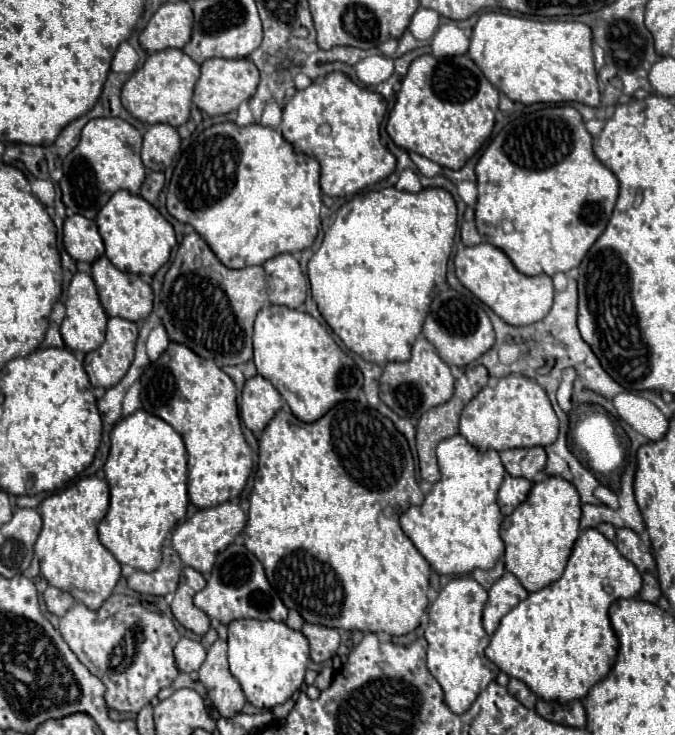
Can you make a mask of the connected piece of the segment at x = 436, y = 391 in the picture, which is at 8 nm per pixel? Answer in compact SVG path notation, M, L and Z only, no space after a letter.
M422 336L412 346L412 358L408 362L386 364L384 372L382 372L382 378L380 378L380 398L382 398L382 402L392 412L396 412L402 418L408 418L414 424L432 406L440 406L440 404L448 402L452 398L452 394L454 394L454 378L450 374L450 368L442 362L436 348Z

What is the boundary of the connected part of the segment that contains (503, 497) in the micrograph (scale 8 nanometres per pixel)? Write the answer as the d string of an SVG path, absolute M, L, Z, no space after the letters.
M506 474L506 476L504 476L504 484L502 484L500 492L498 492L498 506L500 506L500 510L502 510L506 516L512 514L514 508L520 506L520 504L526 500L530 488L532 488L532 482L530 482L530 480L526 480L526 478L516 478L516 476Z

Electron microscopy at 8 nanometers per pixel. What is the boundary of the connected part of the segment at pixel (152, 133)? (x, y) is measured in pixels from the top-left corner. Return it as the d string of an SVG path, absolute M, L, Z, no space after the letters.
M168 124L148 126L142 146L142 162L148 170L164 172L172 164L178 150L180 150L180 136L176 128Z

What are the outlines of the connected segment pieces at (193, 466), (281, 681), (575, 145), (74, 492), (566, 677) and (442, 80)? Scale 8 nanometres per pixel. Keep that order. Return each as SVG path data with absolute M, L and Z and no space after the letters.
M170 342L160 360L152 362L142 378L142 404L144 410L166 420L184 440L188 450L188 496L190 502L198 508L218 506L232 498L238 498L244 490L248 476L252 472L252 450L242 436L238 404L236 404L236 386L232 378L222 372L212 360L202 360L198 354L190 352L184 344Z
M234 620L228 626L230 672L240 682L248 702L256 708L274 708L292 698L304 684L308 666L308 640L302 632L274 620Z
M546 106L508 122L488 144L476 164L476 226L484 242L500 248L526 276L556 274L578 268L590 244L604 232L618 198L616 176L594 156L592 136L572 106Z
M90 476L78 480L60 494L48 496L40 504L44 526L36 540L34 553L40 560L42 576L50 586L70 592L90 610L98 610L120 580L120 562L100 544L96 532L98 522L106 516L108 498L110 490L106 480Z
M588 528L580 532L562 578L538 592L528 594L526 600L522 600L502 618L490 646L486 648L486 656L508 676L526 682L530 690L544 700L554 700L560 704L580 700L610 672L618 654L618 638L608 618L610 604L620 598L638 596L640 588L642 576L638 568L626 560L606 536L602 536L596 528Z
M418 56L402 80L396 104L388 116L386 132L398 148L458 170L488 140L498 112L498 90L486 80L468 56Z

